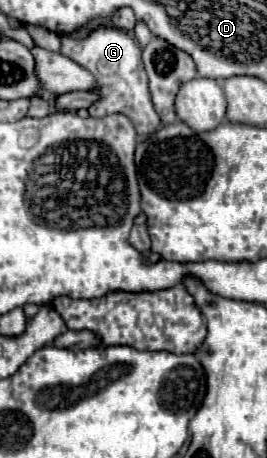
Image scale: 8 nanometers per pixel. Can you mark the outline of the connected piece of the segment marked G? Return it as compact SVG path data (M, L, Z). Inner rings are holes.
M97 26L85 38L63 36L59 52L71 58L73 62L77 62L79 66L87 68L95 76L97 88L93 88L91 92L97 94L99 100L89 106L91 116L107 116L115 112L125 114L133 122L137 134L141 136L153 134L161 126L159 116L155 114L155 108L151 104L151 96L147 88L147 74L141 60L141 46L127 32L119 28Z

